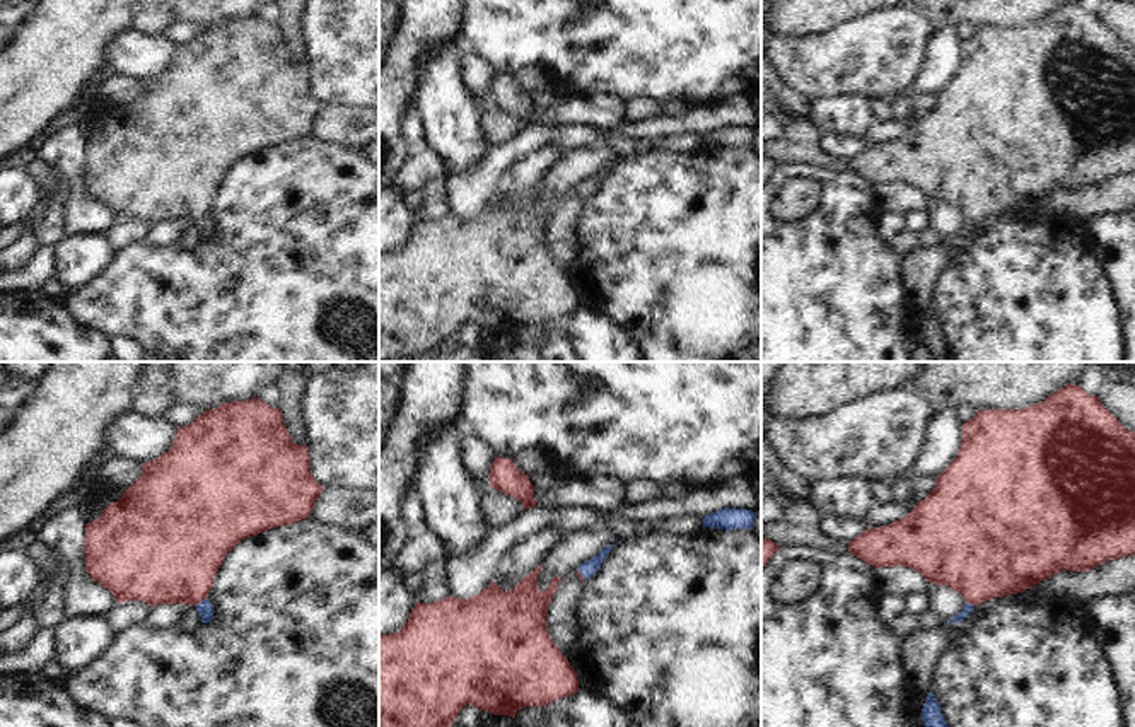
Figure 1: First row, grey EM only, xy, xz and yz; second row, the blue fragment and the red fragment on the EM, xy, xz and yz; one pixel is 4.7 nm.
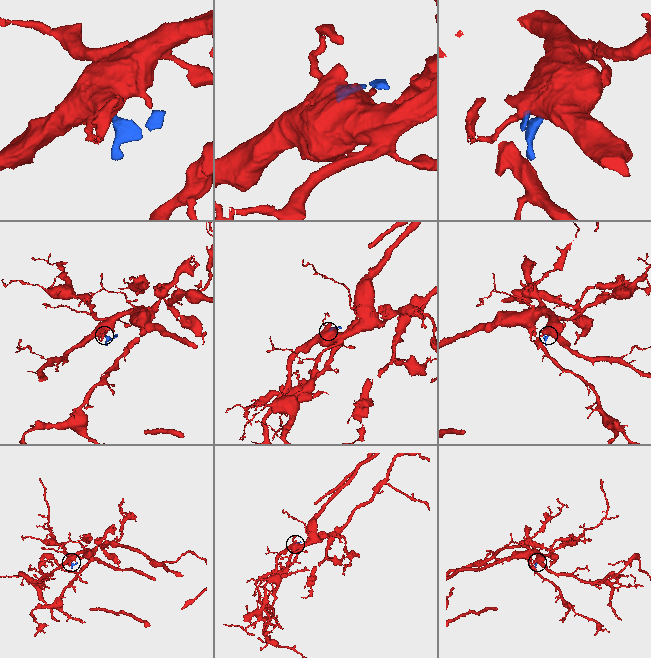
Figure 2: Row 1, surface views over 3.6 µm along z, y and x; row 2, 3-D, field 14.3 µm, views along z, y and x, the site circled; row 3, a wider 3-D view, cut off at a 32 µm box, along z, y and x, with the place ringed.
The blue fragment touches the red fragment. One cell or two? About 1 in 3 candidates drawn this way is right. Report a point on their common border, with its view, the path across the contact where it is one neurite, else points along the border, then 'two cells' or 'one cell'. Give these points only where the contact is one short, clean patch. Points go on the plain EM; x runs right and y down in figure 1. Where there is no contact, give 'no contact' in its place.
xy (202, 219) | across xy (205, 226), (202, 219), (173, 174) | one cell

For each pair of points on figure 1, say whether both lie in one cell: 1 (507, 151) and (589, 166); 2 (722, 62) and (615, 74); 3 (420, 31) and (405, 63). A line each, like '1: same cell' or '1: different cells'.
1: different cells
2: same cell
3: same cell

